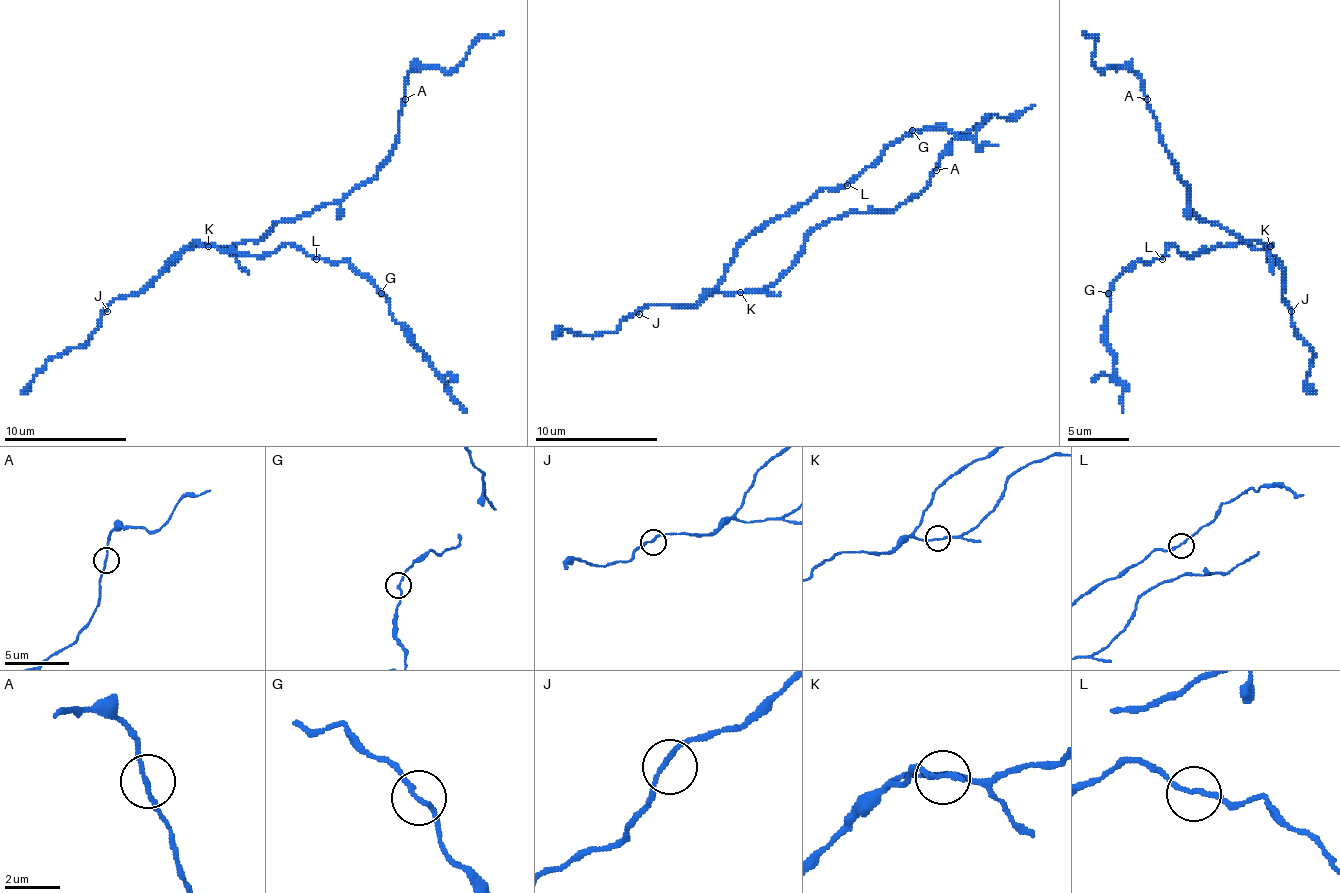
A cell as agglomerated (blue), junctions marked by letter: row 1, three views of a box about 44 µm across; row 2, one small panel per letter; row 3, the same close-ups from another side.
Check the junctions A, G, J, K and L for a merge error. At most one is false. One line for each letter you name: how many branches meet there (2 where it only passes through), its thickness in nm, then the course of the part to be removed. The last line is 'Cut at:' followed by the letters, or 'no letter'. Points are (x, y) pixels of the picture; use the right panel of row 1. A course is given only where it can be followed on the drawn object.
G: 2 branches meet; 170 nm thick; foreign part runs (1107, 292), (1107, 348), (1123, 391), (1123, 412)
Cut at: G

